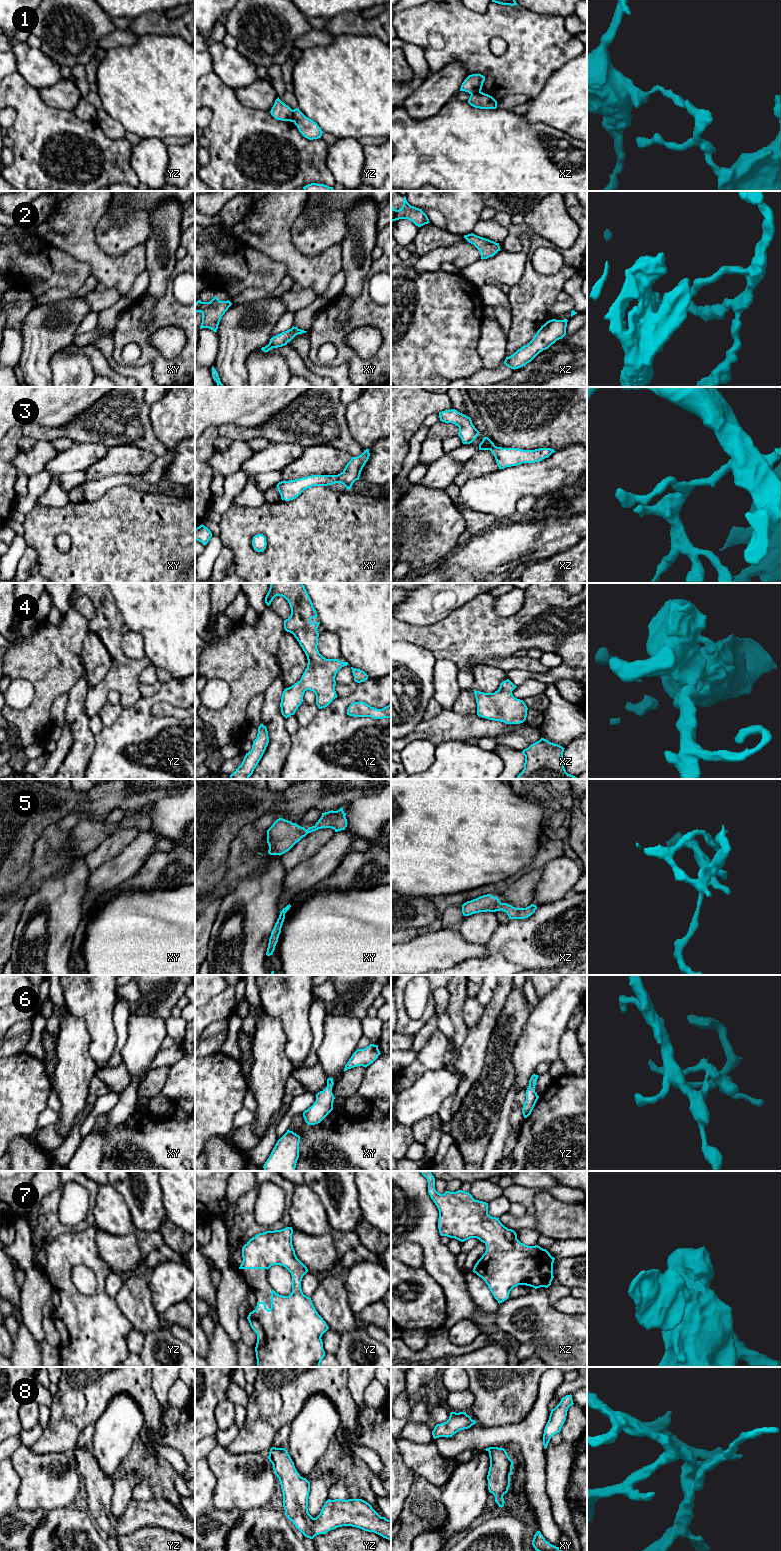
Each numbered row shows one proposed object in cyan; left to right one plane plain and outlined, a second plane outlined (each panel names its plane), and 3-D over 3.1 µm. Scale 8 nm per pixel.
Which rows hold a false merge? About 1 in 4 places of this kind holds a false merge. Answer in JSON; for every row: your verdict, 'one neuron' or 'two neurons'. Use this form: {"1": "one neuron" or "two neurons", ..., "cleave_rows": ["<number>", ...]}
{"1": "two neurons", "2": "two neurons", "3": "one neuron", "4": "one neuron", "5": "one neuron", "6": "one neuron", "7": "one neuron", "8": "one neuron", "cleave_rows": ["1", "2"]}

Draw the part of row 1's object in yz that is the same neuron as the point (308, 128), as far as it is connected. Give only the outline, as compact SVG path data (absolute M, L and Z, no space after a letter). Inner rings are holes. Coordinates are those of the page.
M299 108L293 110L293 122L299 132L307 139L321 138L323 131L316 122L306 117Z

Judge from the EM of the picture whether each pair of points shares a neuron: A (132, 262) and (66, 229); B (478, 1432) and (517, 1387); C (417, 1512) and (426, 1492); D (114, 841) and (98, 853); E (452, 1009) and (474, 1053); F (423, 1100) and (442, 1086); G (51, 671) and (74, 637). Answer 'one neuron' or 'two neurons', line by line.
A: one neuron
B: two neurons
C: one neuron
D: one neuron
E: two neurons
F: one neuron
G: one neuron

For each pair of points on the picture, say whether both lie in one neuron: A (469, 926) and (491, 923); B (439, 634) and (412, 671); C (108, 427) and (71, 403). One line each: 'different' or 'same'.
A: same
B: different
C: different

